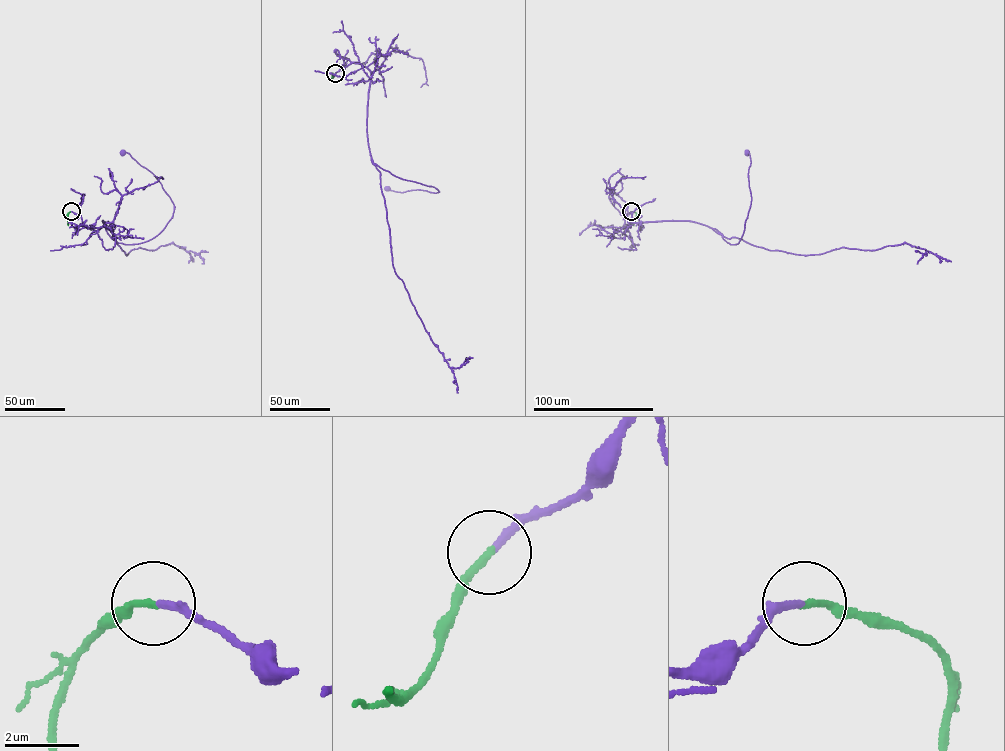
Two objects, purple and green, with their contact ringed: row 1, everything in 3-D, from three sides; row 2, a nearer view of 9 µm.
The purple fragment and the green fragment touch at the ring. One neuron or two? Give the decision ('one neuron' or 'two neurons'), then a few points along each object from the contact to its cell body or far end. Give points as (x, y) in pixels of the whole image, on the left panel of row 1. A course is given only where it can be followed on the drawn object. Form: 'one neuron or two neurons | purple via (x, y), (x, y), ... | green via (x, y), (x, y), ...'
one neuron | purple via (71, 211), (89, 228), (103, 220), (124, 244), (162, 230), (173, 203), (122, 153) | green via (71, 211), (68, 224)

